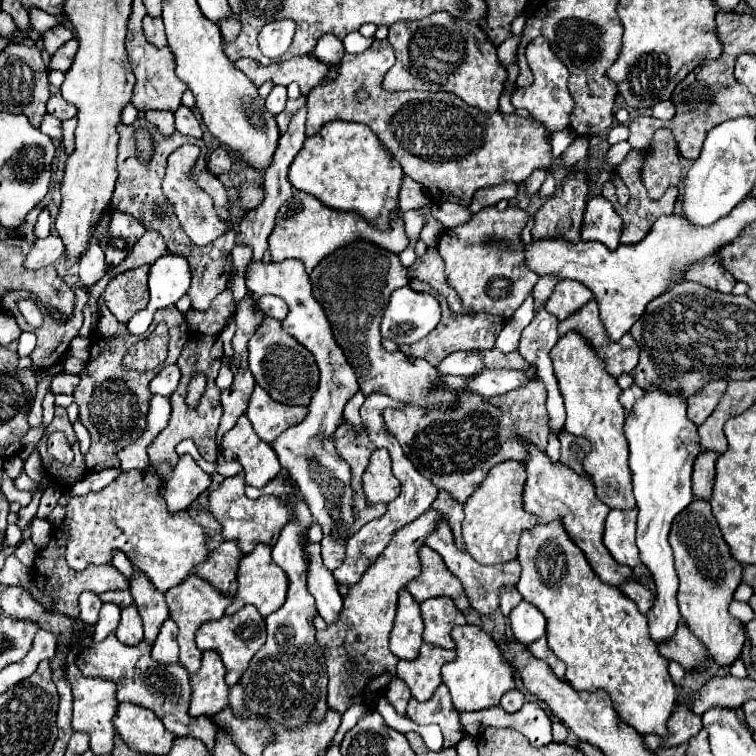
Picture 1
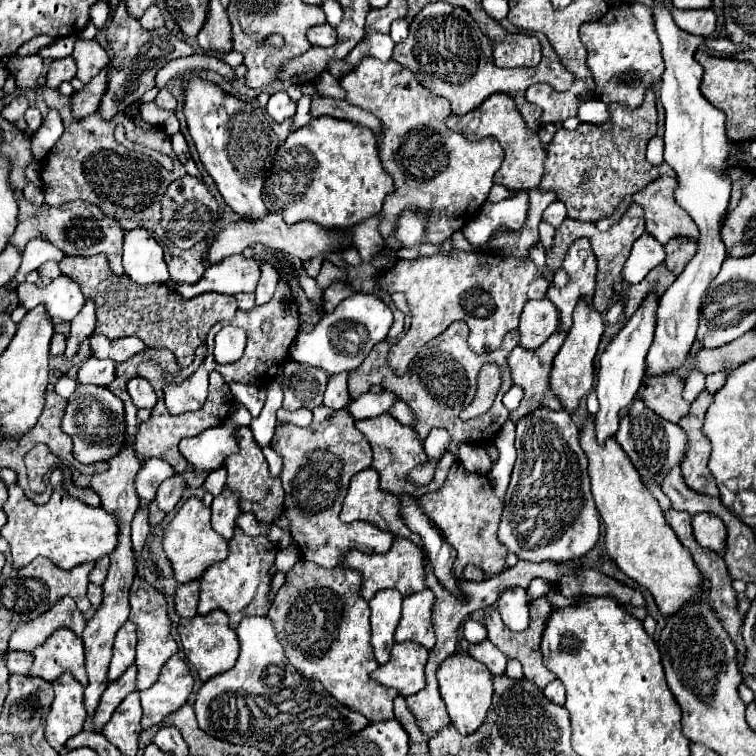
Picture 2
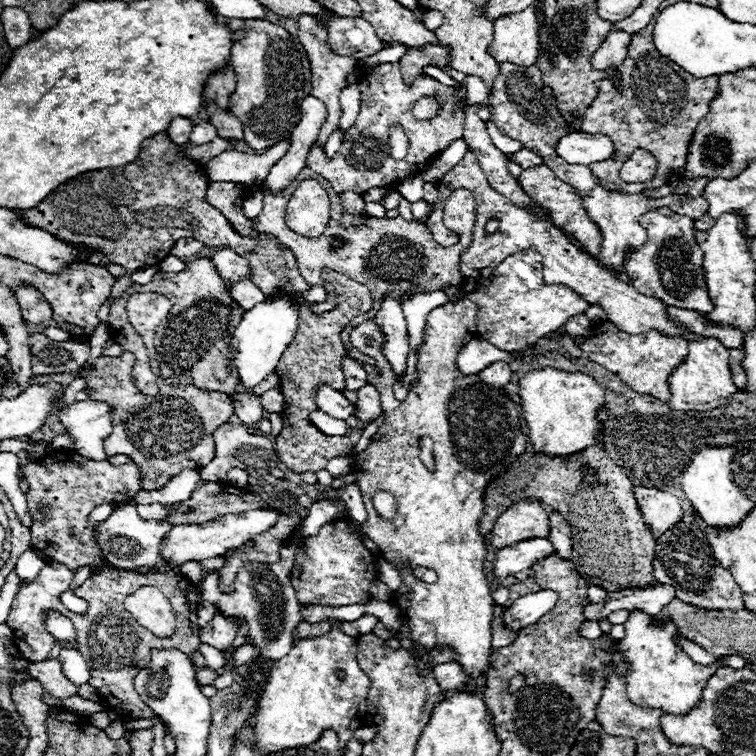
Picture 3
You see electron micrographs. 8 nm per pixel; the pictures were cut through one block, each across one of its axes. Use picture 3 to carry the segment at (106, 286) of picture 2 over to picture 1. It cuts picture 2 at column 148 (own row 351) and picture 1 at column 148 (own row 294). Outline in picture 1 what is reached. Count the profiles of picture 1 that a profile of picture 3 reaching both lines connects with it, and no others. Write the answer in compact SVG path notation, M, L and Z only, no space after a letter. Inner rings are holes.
M150 334L147 338L136 343L126 352L122 366L148 372L160 366L168 356L168 334Z

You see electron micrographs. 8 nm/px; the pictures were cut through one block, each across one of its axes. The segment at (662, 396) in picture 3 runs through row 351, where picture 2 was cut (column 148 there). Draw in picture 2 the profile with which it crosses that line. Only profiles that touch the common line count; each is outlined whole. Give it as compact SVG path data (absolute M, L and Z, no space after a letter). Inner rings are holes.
M134 578L132 590L130 590L130 620L138 624L138 646L136 646L136 666L138 666L138 690L150 688L156 684L162 666L178 652L176 640L170 636L172 622L168 616L168 602L162 592L158 592L152 584L146 580Z

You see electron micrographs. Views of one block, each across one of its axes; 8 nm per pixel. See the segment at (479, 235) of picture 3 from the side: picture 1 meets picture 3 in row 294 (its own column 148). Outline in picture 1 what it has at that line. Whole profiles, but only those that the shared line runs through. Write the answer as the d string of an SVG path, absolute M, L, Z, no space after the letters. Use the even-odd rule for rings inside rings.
M136 568L136 578L130 582L130 592L144 622L144 640L148 640L148 644L152 646L160 632L160 626L168 618L168 606L164 594L160 594L152 586L152 582L142 572L138 572L138 568Z

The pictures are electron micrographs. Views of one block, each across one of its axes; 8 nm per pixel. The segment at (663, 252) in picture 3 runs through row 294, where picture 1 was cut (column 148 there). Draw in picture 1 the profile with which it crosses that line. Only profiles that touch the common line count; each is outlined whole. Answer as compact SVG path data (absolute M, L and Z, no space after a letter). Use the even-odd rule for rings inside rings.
M106 636L100 644L92 642L88 648L82 650L82 654L76 656L76 666L84 676L96 676L106 678L116 684L116 700L118 702L132 702L138 706L144 706L156 716L160 716L164 728L172 732L174 736L192 736L206 744L206 748L212 752L216 744L218 726L210 718L192 718L188 714L190 704L190 676L180 664L158 664L150 658L150 646L146 642L140 642L138 646L124 646L118 642L118 638Z

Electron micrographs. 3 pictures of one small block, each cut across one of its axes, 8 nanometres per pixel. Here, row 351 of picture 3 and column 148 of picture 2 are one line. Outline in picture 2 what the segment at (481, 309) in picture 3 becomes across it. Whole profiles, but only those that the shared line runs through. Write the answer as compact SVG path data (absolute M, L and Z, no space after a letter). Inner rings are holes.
M154 500L146 506L146 510L148 510L148 522L150 522L150 526L160 524L160 522L164 520L164 516L166 516L166 514L156 506L156 502L154 502Z

